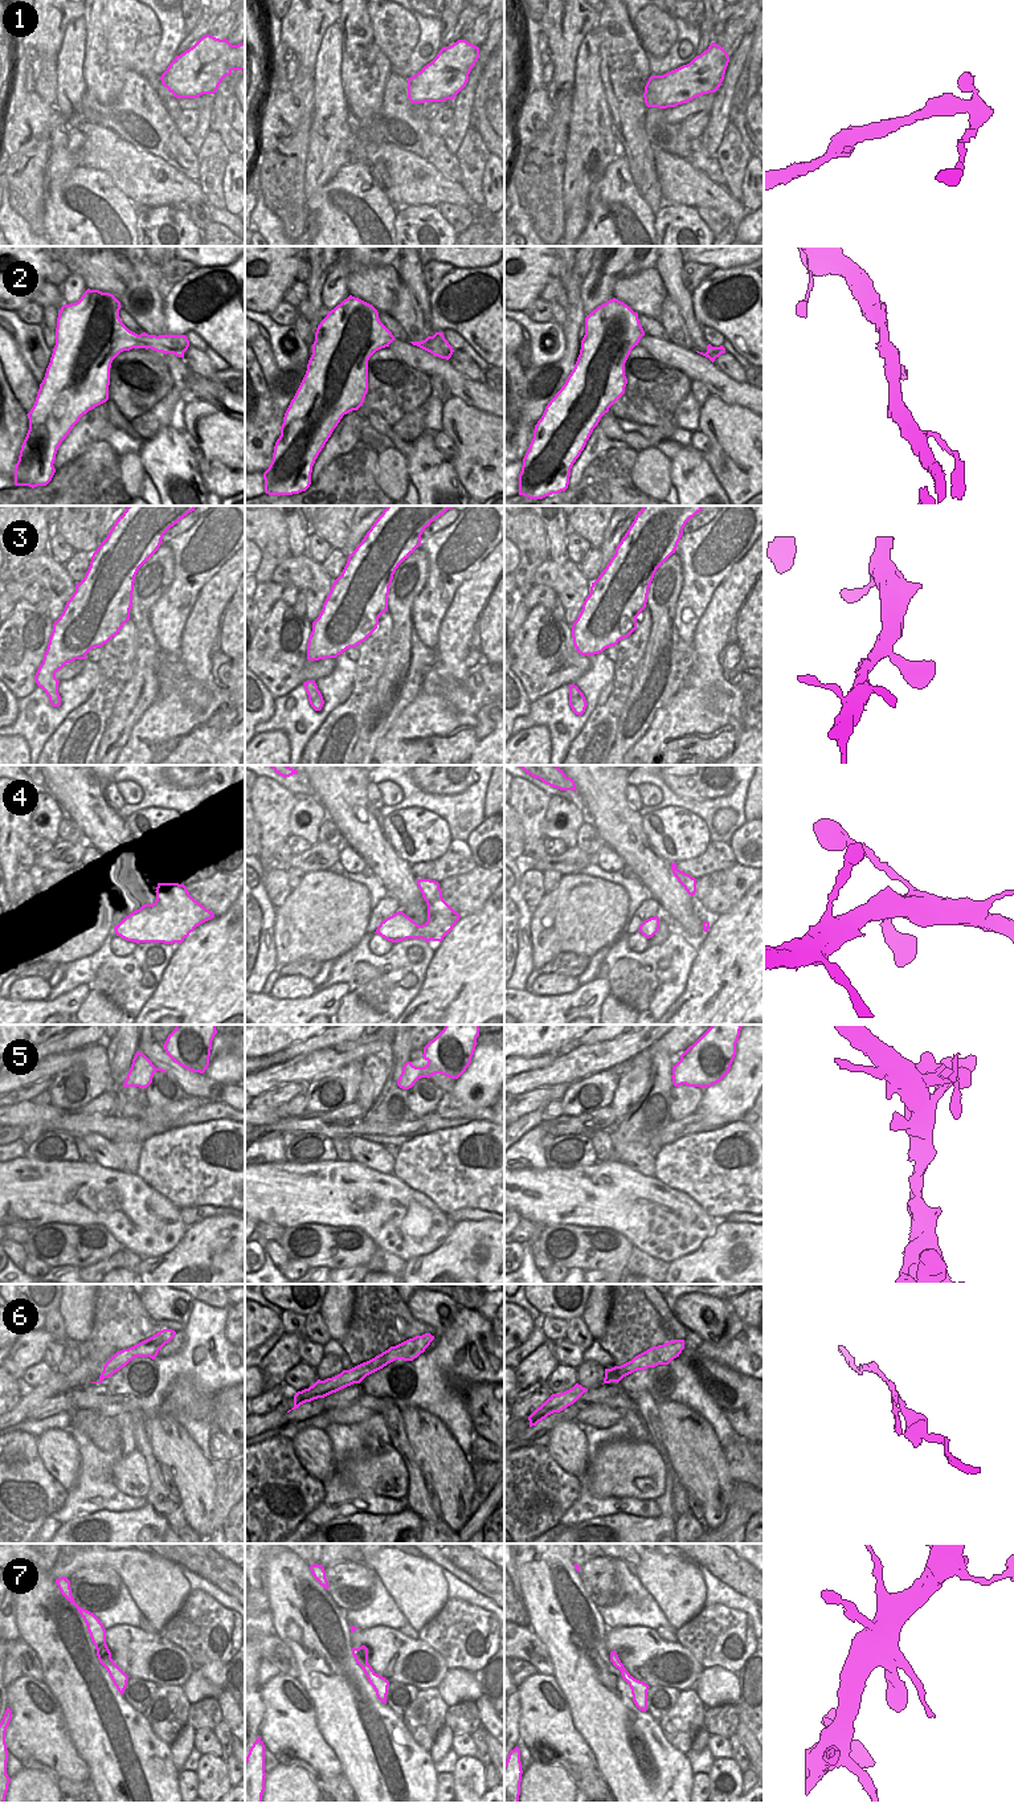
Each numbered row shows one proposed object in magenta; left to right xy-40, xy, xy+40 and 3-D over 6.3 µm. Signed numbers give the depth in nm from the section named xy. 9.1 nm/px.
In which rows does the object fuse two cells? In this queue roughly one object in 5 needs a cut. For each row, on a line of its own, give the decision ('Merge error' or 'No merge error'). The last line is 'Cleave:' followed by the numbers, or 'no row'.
1: No merge error
2: No merge error
3: No merge error
4: No merge error
5: No merge error
6: No merge error
7: No merge error
Cleave: no row

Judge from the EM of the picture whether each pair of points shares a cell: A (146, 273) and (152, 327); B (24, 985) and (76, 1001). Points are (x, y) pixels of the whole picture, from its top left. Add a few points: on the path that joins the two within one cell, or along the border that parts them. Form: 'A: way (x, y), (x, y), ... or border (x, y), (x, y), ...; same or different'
A: way (146, 286), (154, 298), (152, 314); same
B: border (46, 998), (16, 1001); different

